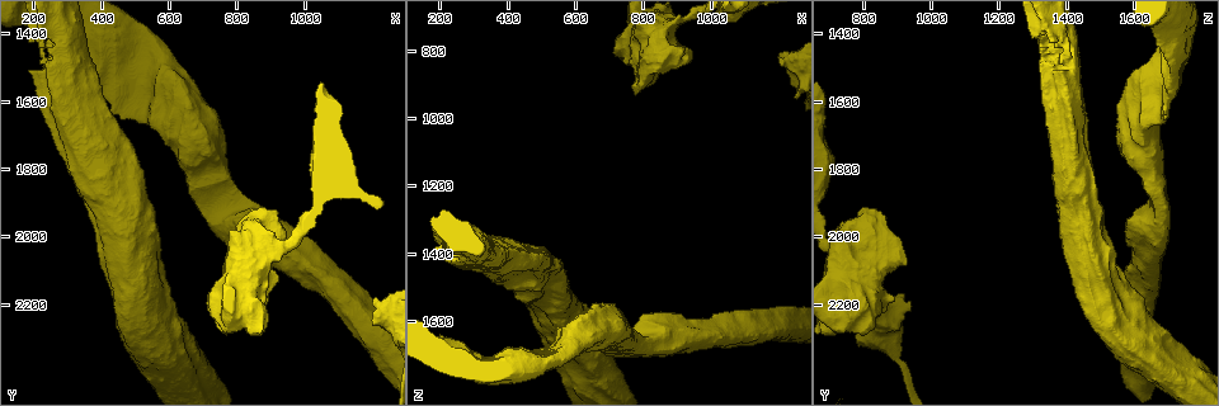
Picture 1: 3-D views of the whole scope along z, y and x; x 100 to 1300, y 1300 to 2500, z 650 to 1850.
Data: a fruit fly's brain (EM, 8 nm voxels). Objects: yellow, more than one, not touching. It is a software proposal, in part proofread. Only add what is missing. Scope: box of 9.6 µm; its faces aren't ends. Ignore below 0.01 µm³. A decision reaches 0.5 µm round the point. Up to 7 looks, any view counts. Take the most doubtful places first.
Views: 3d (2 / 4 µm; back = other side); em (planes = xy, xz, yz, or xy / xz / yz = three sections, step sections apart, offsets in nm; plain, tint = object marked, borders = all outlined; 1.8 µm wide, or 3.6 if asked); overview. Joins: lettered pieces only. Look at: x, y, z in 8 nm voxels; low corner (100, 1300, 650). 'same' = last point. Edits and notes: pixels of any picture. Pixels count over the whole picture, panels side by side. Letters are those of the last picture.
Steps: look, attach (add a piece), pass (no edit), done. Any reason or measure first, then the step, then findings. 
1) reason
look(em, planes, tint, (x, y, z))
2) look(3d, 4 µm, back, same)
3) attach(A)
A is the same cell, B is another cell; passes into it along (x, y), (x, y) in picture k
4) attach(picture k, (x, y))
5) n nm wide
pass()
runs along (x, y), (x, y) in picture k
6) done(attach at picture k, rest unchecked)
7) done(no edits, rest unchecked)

free end
look(3d, 4 µm, (580, 1420, 1710))

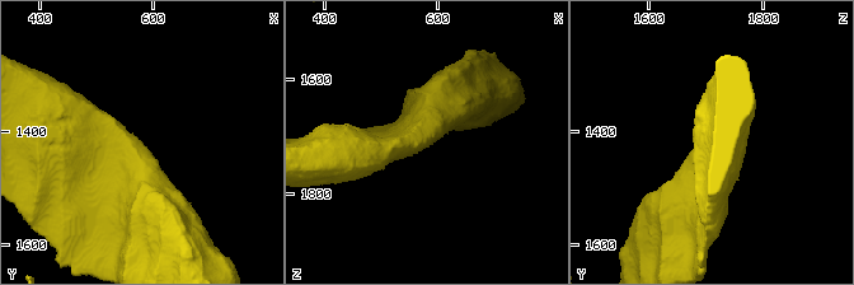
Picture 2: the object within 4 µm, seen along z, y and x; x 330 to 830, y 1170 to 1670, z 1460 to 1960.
shape alone is not enough
look(em, yz, step 8, tint, (575, 1425, 1710))

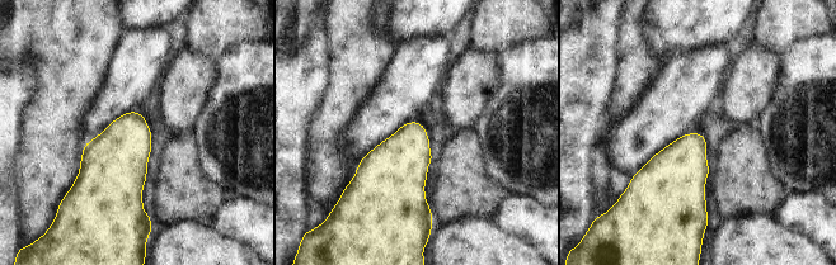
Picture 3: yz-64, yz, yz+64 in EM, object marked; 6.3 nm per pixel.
another direction
look(em, planes, borders, same)

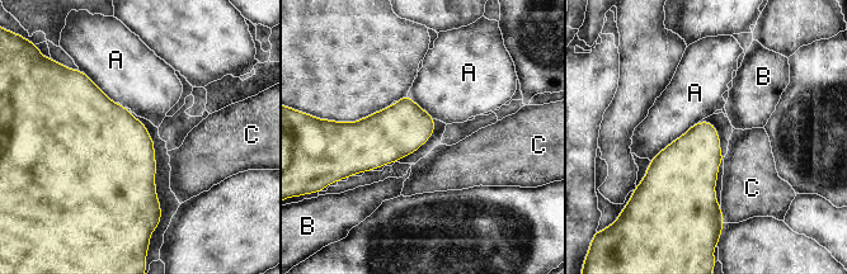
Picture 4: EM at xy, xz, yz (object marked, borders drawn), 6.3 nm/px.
300 nm wide
pass()
A, B and C are other cells; border along (697, 122), (668, 143), (650, 161) in picture 4; none of them fits

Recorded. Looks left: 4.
stops while still wide
look(3d, 4 µm, (1210, 2170, 830))

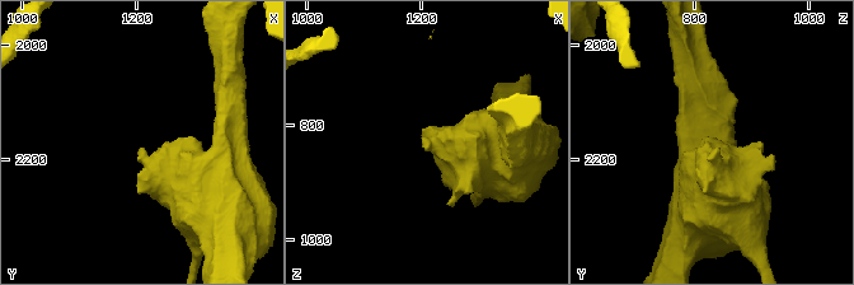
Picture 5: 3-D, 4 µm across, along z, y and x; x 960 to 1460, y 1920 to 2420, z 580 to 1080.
shape alone is not enough
look(em, 3.6 µm, planes, plain, (1210, 2175, 840))

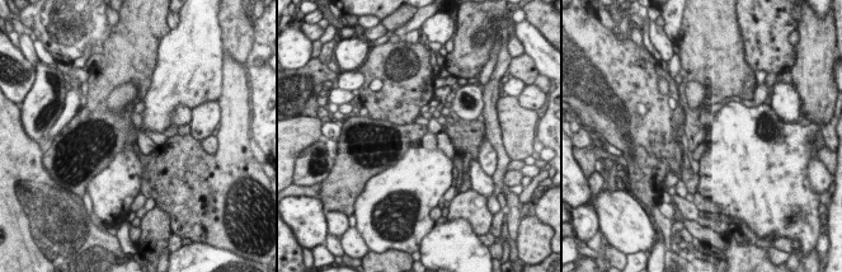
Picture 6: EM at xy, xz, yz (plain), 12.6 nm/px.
what lies round it
look(em, 3.6 µm, planes, borders, same)

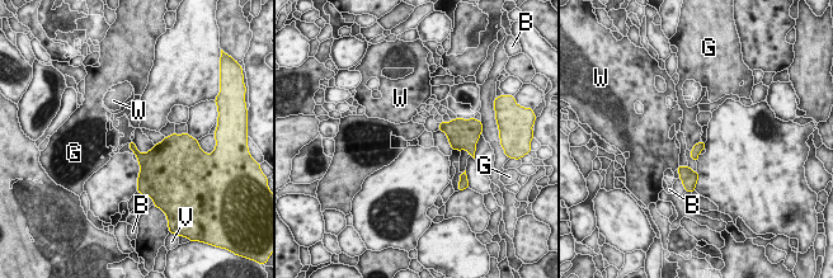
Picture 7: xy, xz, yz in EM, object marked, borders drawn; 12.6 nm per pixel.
pass()
B, G, V and W are other cells; border along (700, 140), (690, 150) in picture 7; none of them fits

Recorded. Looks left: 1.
done(no edits, rest unchecked)

